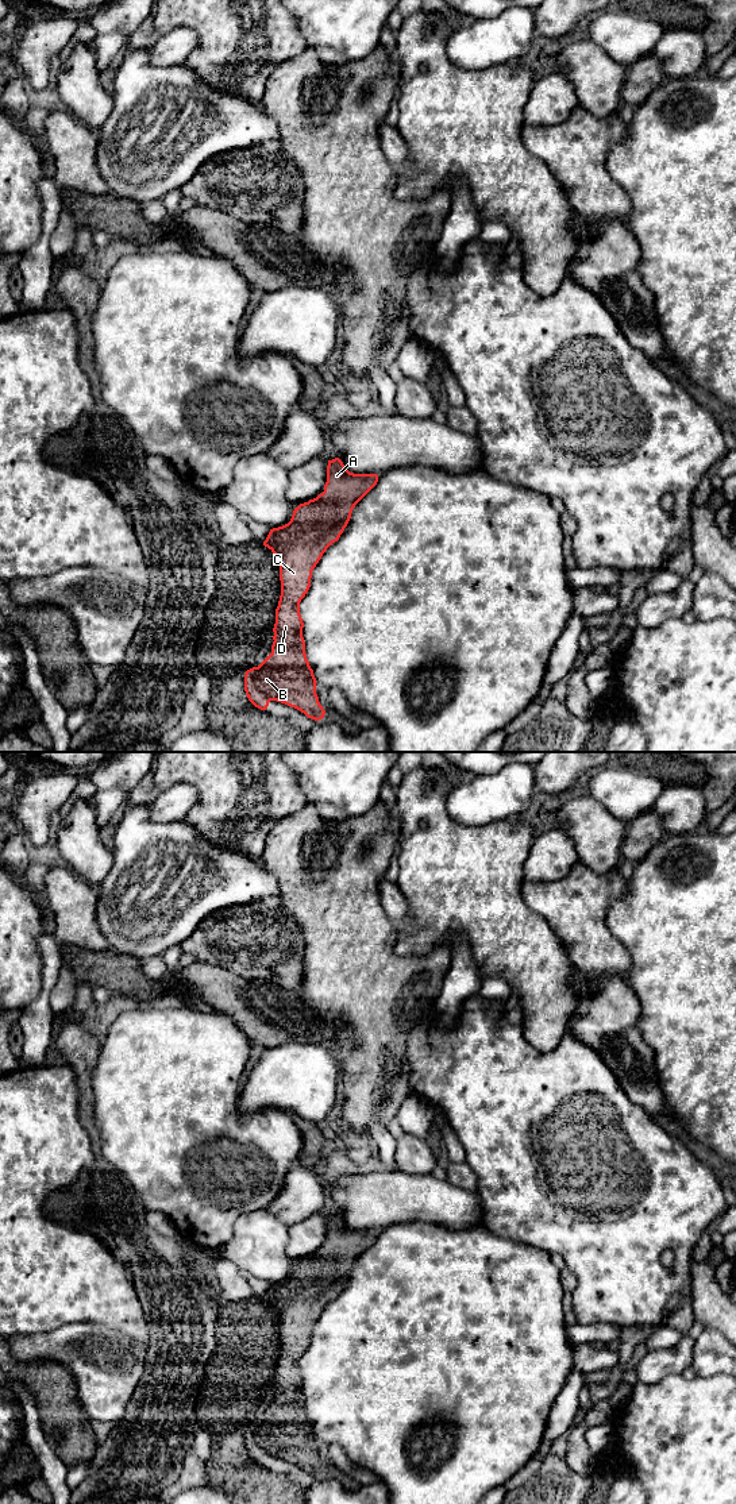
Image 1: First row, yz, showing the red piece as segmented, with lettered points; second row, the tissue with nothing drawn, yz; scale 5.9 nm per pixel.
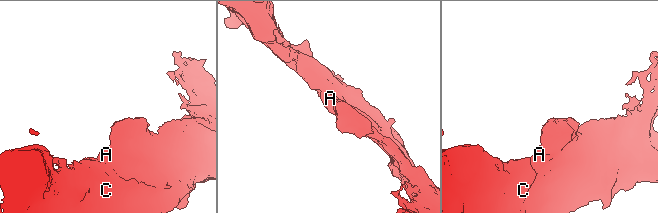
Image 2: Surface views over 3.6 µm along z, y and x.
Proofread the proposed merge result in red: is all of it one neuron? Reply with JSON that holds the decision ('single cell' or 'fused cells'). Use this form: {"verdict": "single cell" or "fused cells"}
{"verdict": "single cell"}

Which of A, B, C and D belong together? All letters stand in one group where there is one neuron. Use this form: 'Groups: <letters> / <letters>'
Groups: A B C D

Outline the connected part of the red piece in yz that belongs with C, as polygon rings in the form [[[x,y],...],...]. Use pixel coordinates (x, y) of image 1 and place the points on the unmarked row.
[[[339,1214],[328,1216],[324,1247],[294,1264],[290,1277],[270,1285],[263,1297],[263,1301],[280,1318],[281,1351],[275,1365],[271,1409],[258,1423],[253,1423],[244,1430],[244,1447],[255,1463],[266,1466],[270,1457],[277,1457],[300,1466],[315,1477],[324,1474],[325,1466],[316,1450],[317,1438],[305,1409],[300,1358],[311,1343],[312,1327],[323,1310],[339,1296],[351,1274],[352,1265],[377,1238],[377,1230],[354,1230]]]

